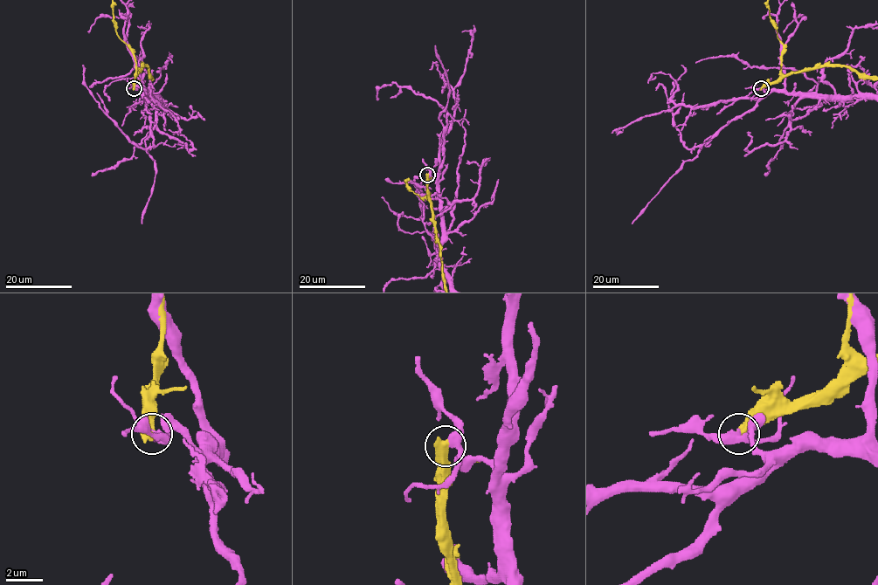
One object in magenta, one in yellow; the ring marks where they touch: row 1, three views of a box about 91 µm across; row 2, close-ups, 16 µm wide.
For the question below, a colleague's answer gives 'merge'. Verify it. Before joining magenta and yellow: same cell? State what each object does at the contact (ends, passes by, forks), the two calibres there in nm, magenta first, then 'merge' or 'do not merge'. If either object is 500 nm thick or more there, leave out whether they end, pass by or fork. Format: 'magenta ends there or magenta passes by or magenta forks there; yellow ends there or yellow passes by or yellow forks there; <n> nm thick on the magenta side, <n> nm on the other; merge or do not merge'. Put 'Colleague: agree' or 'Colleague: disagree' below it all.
320 nm thick on the magenta side, 550 nm on the other; do not merge
Colleague: disagree

